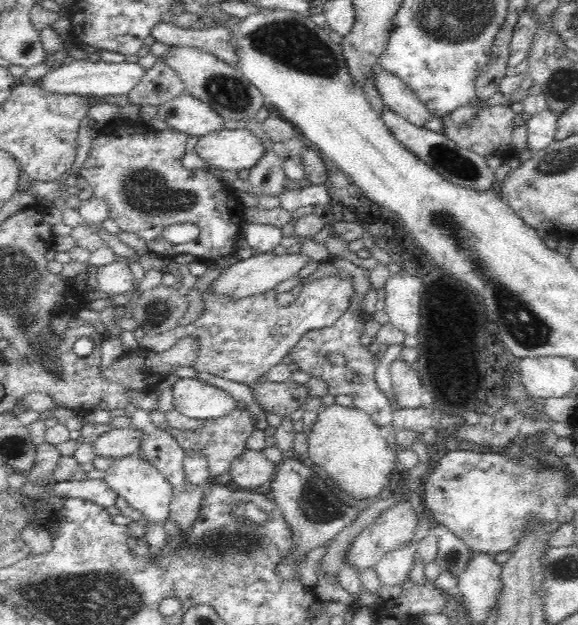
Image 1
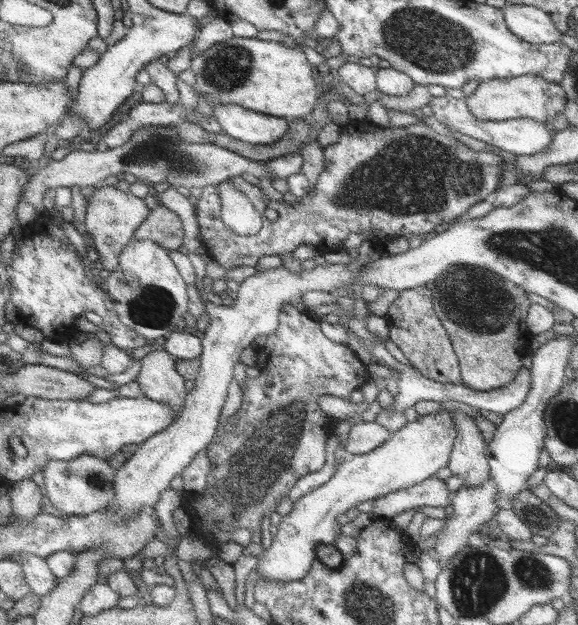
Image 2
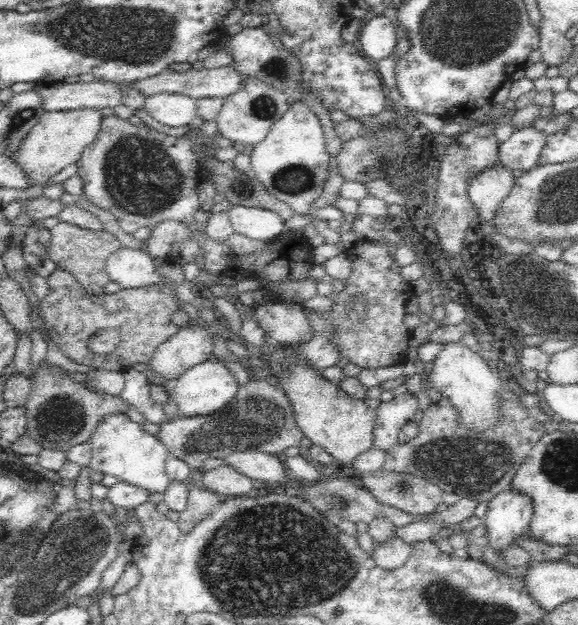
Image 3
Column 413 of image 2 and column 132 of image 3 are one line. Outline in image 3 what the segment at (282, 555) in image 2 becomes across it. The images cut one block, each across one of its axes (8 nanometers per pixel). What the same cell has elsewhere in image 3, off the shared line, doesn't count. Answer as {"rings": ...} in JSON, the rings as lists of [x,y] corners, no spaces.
{"rings":[[[126,413],[108,414],[96,426],[89,443],[93,456],[91,472],[112,475],[122,482],[146,488],[150,493],[165,492],[172,483],[166,473],[168,448],[143,426],[130,420]]]}

